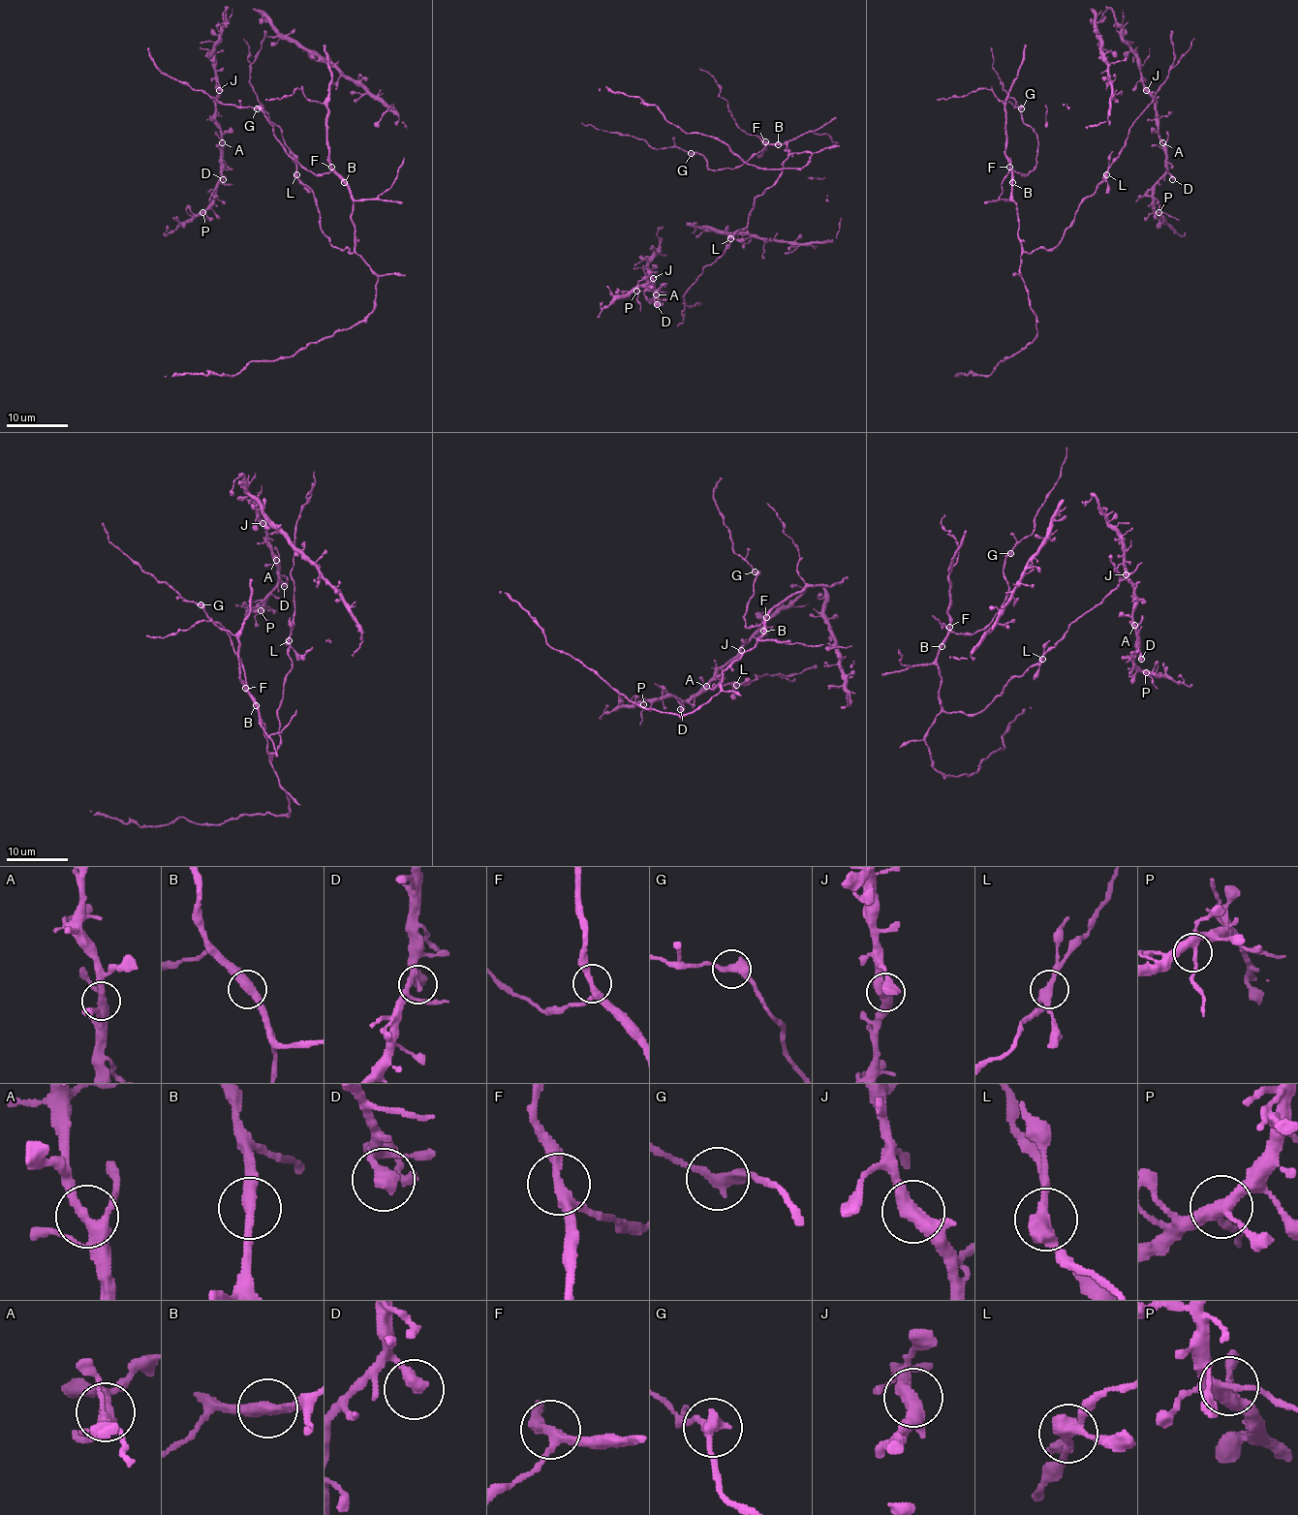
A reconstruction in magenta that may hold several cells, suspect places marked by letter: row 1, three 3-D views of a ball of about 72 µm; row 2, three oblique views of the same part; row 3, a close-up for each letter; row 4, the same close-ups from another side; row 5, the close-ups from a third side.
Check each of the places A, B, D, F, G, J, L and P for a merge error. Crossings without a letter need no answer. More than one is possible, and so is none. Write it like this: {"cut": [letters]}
{"cut": ["L"]}

